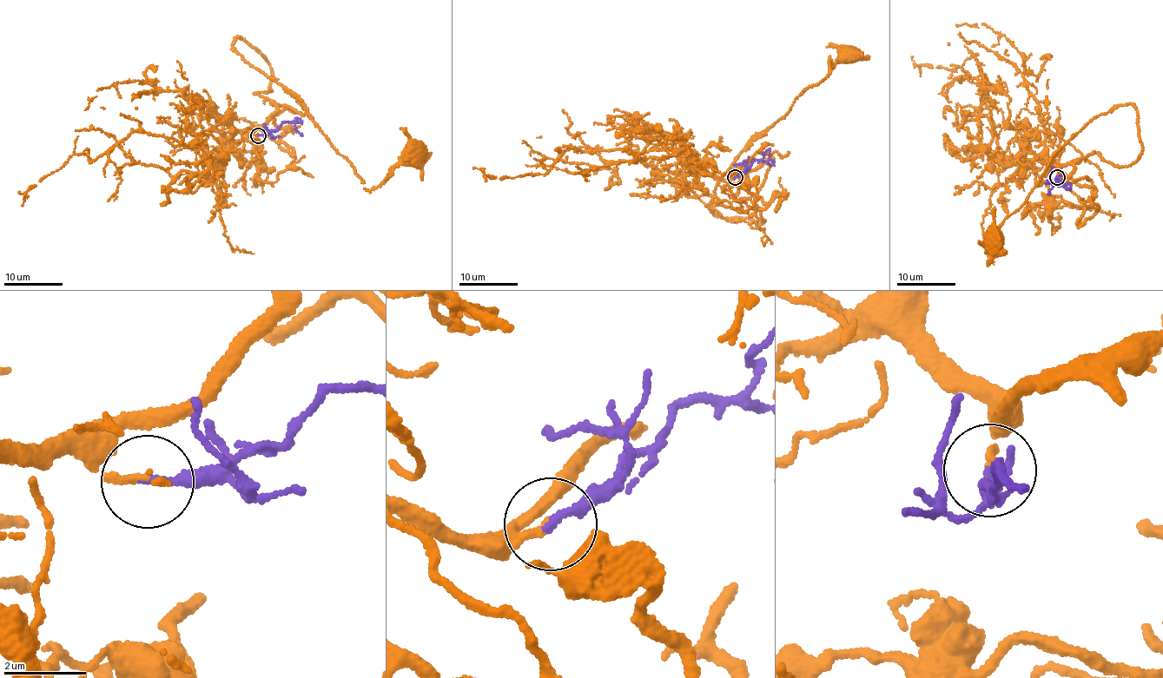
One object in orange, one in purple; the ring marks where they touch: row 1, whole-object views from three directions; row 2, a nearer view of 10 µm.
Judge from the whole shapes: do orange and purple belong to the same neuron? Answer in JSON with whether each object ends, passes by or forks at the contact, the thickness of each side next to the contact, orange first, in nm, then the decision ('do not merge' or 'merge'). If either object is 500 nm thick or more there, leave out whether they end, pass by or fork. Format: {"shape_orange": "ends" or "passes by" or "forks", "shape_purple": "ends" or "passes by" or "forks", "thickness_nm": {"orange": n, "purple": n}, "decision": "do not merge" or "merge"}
{"shape_orange": "ends", "shape_purple": "ends", "thickness_nm": {"orange": 170, "purple": 240}, "decision": "merge"}

